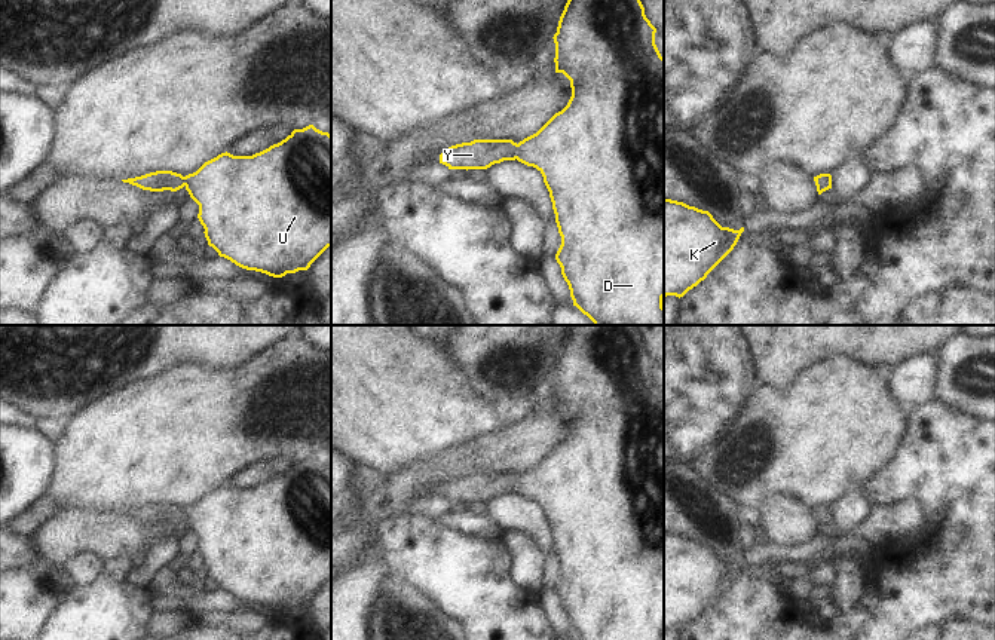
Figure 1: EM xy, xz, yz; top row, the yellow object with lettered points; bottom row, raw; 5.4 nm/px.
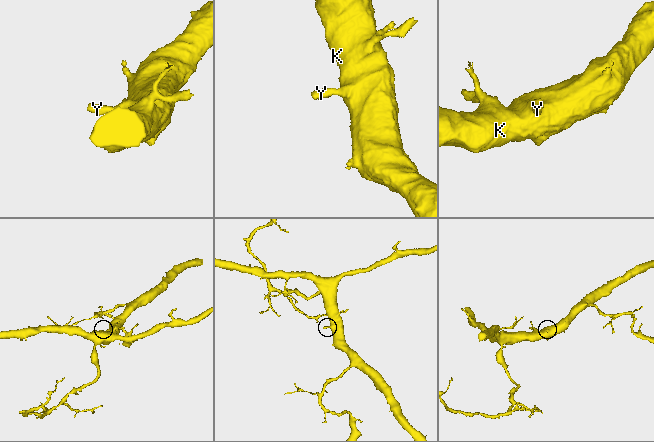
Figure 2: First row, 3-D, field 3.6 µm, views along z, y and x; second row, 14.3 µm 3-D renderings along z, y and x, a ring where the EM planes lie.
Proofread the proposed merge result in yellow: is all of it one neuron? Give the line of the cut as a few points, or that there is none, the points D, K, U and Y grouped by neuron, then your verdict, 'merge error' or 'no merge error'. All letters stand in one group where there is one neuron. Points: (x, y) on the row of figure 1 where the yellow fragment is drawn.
no cut; D K U Y; no merge error

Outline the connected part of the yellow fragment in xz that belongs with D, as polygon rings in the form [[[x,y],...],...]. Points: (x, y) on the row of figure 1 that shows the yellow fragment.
[[[567,0],[560,16],[555,43],[555,73],[570,80],[572,97],[567,105],[555,113],[536,134],[518,144],[512,140],[474,140],[448,147],[440,154],[440,163],[448,169],[487,169],[503,160],[518,160],[536,168],[549,192],[561,245],[555,260],[569,285],[573,306],[587,315],[594,325],[664,325],[664,58],[655,45],[656,28],[645,15],[640,0]]]

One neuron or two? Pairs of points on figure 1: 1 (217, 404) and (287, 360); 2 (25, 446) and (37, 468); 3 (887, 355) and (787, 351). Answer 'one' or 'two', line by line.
1: one
2: one
3: one

